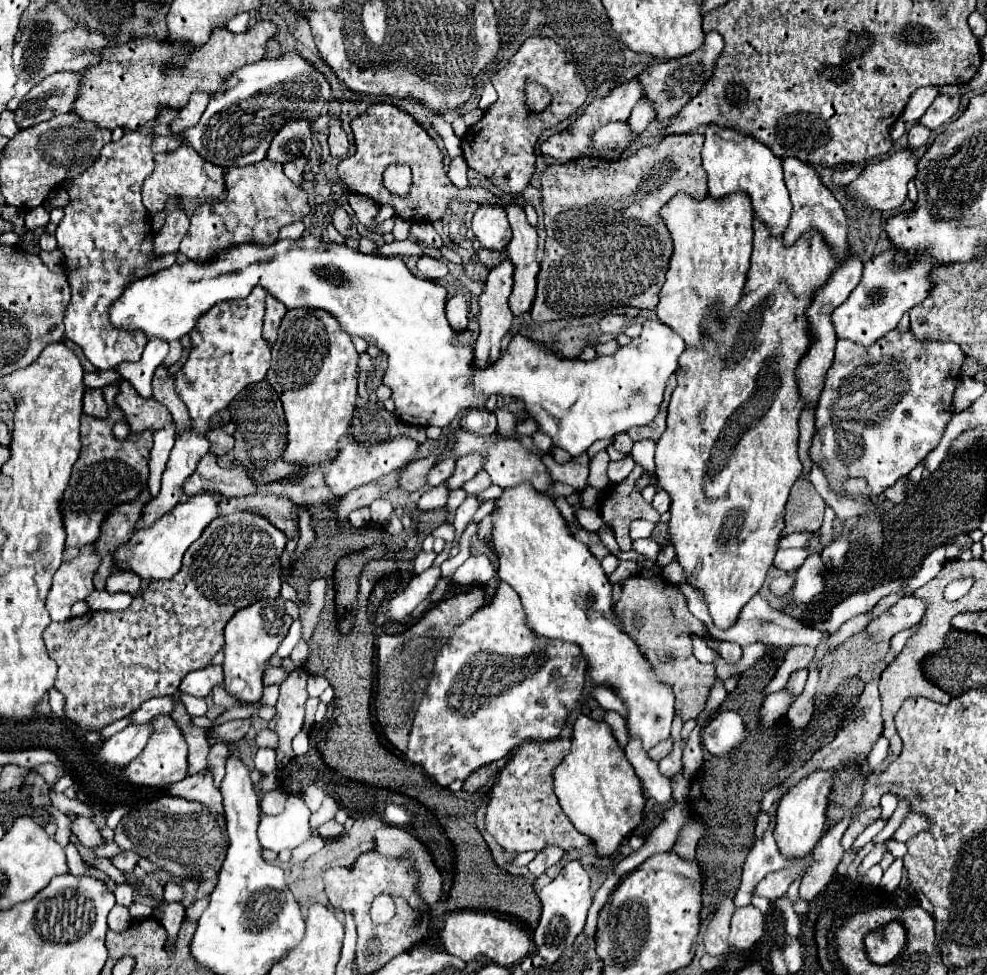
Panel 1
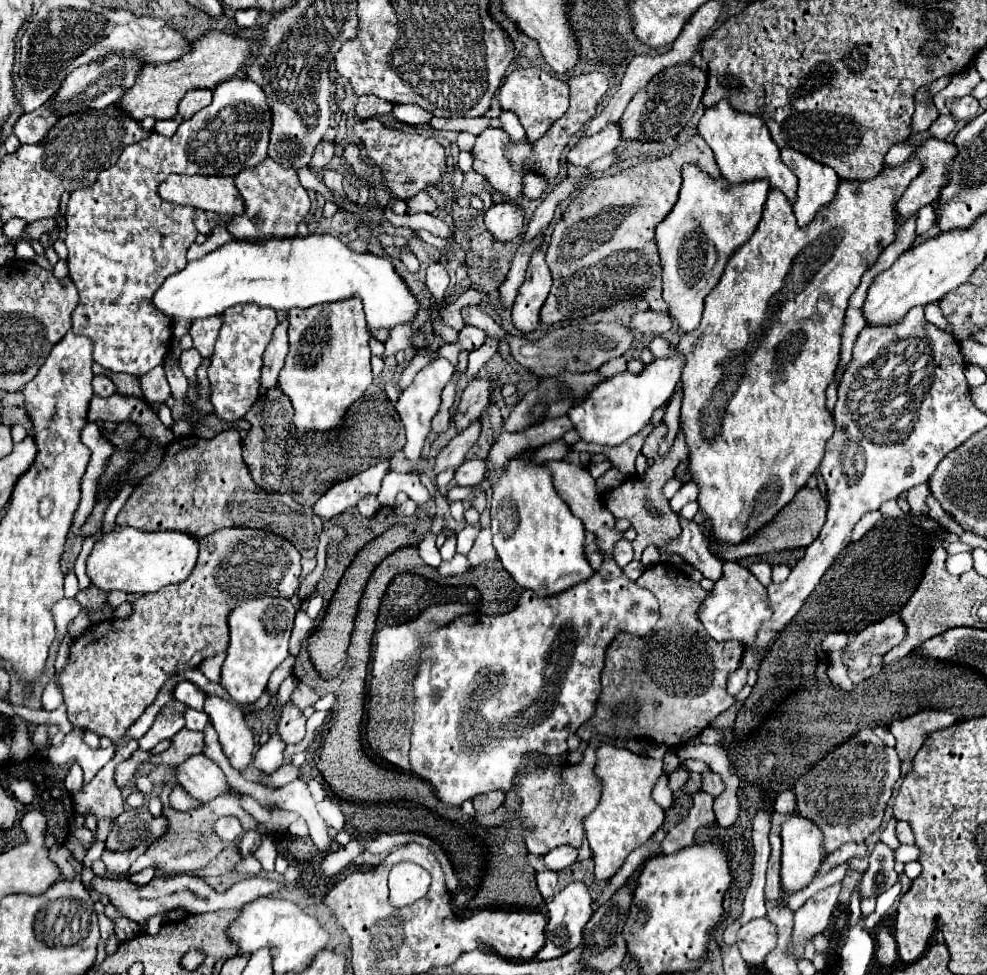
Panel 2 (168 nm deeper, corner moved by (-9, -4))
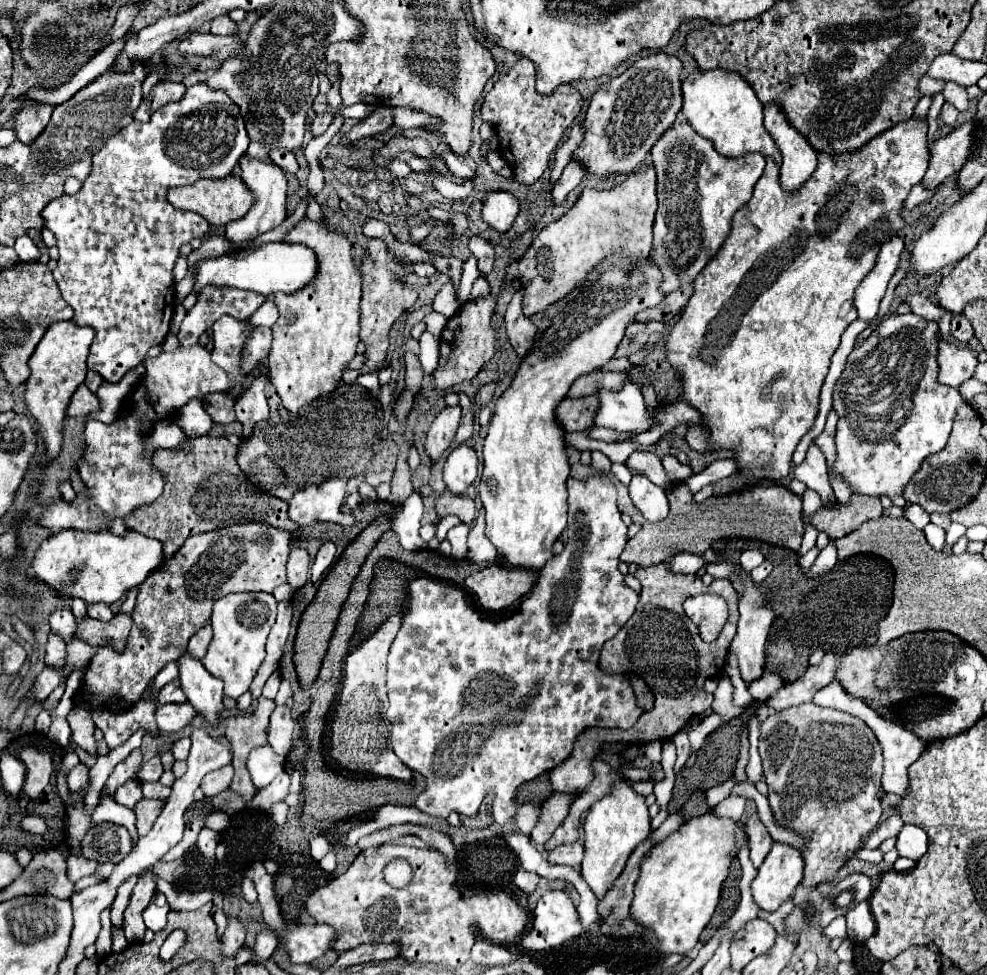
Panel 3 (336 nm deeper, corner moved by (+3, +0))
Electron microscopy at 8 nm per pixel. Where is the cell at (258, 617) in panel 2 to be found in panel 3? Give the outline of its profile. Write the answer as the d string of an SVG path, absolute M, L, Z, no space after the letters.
M267 592L227 594L213 604L213 614L211 614L213 640L201 662L215 678L223 680L225 696L237 700L241 694L249 690L251 680L265 658L265 640L269 636L271 626L275 624L275 616L277 616L277 602Z

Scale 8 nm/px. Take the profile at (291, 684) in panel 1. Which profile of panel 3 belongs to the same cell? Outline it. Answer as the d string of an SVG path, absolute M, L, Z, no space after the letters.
M277 706L271 714L271 730L267 734L271 748L281 754L287 756L287 752L291 750L291 738L295 730L295 720L289 710L289 706Z

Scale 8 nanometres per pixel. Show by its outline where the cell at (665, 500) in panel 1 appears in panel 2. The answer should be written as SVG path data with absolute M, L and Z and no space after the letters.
M687 482L687 484L683 484L681 490L669 500L669 504L671 504L671 508L673 508L675 512L679 512L687 502L693 502L693 500L697 500L697 488L695 488L693 482Z

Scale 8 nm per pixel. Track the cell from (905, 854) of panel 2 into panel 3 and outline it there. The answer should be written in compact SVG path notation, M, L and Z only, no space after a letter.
M905 824L897 836L897 850L899 856L919 860L927 852L927 834L917 826Z

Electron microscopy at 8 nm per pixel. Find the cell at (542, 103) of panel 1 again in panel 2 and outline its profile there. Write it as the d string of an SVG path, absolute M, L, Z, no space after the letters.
M521 68L521 70L513 70L507 76L505 84L501 86L499 100L501 100L503 110L511 110L519 116L519 120L527 132L527 138L531 142L535 142L551 128L551 124L557 118L561 118L567 112L567 108L569 108L569 86L563 80L551 76L549 72L543 72L539 68Z

